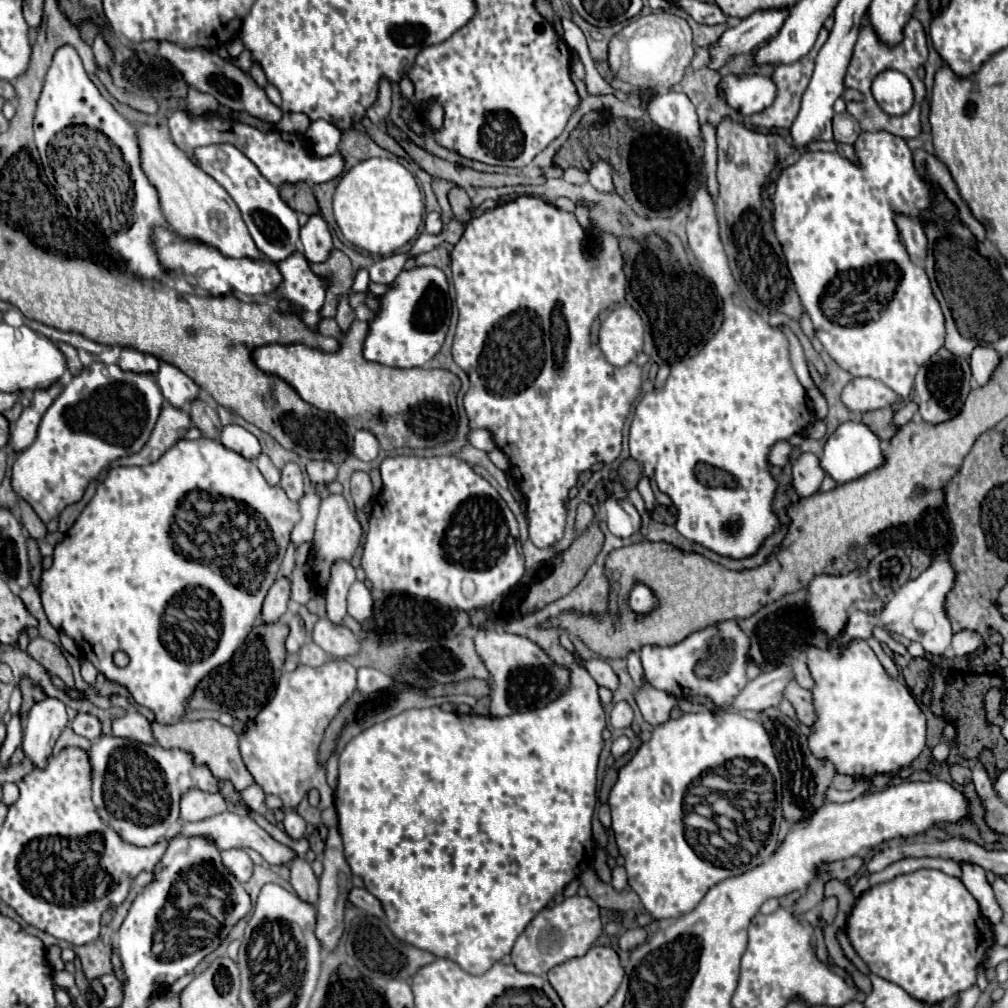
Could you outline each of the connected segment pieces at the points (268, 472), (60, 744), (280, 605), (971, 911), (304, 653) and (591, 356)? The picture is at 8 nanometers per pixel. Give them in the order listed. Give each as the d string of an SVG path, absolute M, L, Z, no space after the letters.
M260 455L260 457L256 459L256 465L258 465L258 469L260 469L260 473L262 473L262 477L266 479L268 485L274 487L274 485L280 483L280 471L272 465L272 461L268 461L268 457Z
M66 727L66 729L62 731L62 735L58 737L56 745L54 745L54 753L58 755L62 749L68 749L68 747L80 747L80 749L84 749L86 753L90 753L92 741L88 741L86 737L80 737L80 735L76 735L76 733L74 733L70 727Z
M280 577L268 591L262 607L262 623L276 623L288 609L290 601L290 583L286 577Z
M918 869L864 891L846 919L846 935L874 975L900 985L908 995L926 1005L942 1003L974 987L978 969L986 961L988 947L994 945L994 931L990 921L982 915L980 903L958 877L950 877L938 869Z
M310 641L310 643L306 643L306 645L300 647L300 651L298 651L298 659L300 659L302 665L318 667L318 665L326 663L330 657L328 657L328 653L324 653L314 641Z
M518 197L514 201L508 201L504 205L498 205L496 209L484 213L482 217L476 217L468 223L462 239L452 249L452 275L454 275L454 289L456 289L456 303L458 303L458 327L452 343L452 357L470 377L470 389L464 395L464 411L468 417L470 429L486 429L494 437L494 443L506 453L510 461L510 473L518 483L520 493L526 499L526 517L528 517L528 533L530 541L540 547L548 549L554 543L558 543L564 537L566 527L566 515L568 515L568 491L576 487L578 475L586 469L590 469L594 463L612 463L618 459L622 451L622 427L624 421L632 409L632 403L640 397L642 387L642 369L636 363L628 363L626 367L618 369L606 361L600 347L592 343L590 339L590 327L598 313L608 303L620 303L624 299L626 279L622 271L622 255L618 249L618 241L612 235L606 235L606 251L604 251L604 279L598 279L596 265L590 257L584 255L582 249L584 241L584 229L576 221L574 213L560 211L554 205L548 205L540 197Z

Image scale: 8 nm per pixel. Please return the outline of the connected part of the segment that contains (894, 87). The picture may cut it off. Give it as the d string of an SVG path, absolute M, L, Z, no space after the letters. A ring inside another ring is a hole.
M884 71L872 83L872 93L878 105L888 115L902 115L912 107L914 93L910 81L898 71Z

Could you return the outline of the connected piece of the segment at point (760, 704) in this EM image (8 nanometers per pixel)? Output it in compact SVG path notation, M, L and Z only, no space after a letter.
M778 665L768 673L760 673L756 679L752 679L744 691L736 697L732 711L764 711L764 709L778 709L784 699L784 689L790 681L794 681L794 671L790 665Z

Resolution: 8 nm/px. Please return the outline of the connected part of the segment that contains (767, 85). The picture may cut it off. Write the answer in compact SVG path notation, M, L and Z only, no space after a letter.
M728 75L722 79L728 103L742 115L754 115L768 109L776 95L776 83L764 75Z

